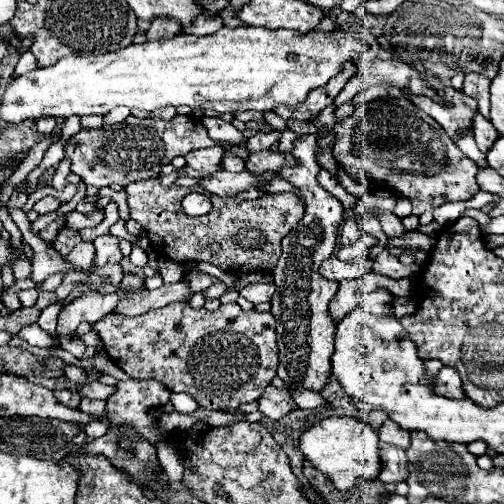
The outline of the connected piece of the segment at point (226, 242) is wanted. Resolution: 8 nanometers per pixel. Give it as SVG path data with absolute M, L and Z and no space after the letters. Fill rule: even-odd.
M150 177L126 185L124 191L128 193L130 217L142 225L156 251L162 253L164 247L164 257L176 263L210 261L228 273L272 273L280 257L282 237L286 237L304 215L302 199L292 193L262 195L252 201L238 197L210 197L214 205L210 213L188 217L180 205L188 193L186 187L172 185L166 189L158 179ZM210 241L218 241L222 249L218 253L208 253L206 245Z

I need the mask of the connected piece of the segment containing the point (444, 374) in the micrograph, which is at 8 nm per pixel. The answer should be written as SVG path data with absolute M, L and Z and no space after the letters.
M442 367L442 371L438 373L438 377L434 377L434 381L436 381L438 395L444 395L448 399L464 399L466 397L466 393L462 389L462 379L456 369Z

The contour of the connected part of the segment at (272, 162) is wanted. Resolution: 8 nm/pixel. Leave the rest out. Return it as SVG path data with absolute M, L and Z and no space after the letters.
M266 149L258 153L248 153L248 161L244 161L246 169L262 173L262 171L278 171L282 165L294 165L294 157L290 153L282 153L278 149Z

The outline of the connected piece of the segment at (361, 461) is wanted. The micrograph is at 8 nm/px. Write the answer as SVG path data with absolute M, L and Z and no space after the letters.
M328 417L310 427L300 435L300 451L304 453L306 461L332 479L334 487L340 491L354 489L356 481L376 479L380 473L378 431L356 417Z

